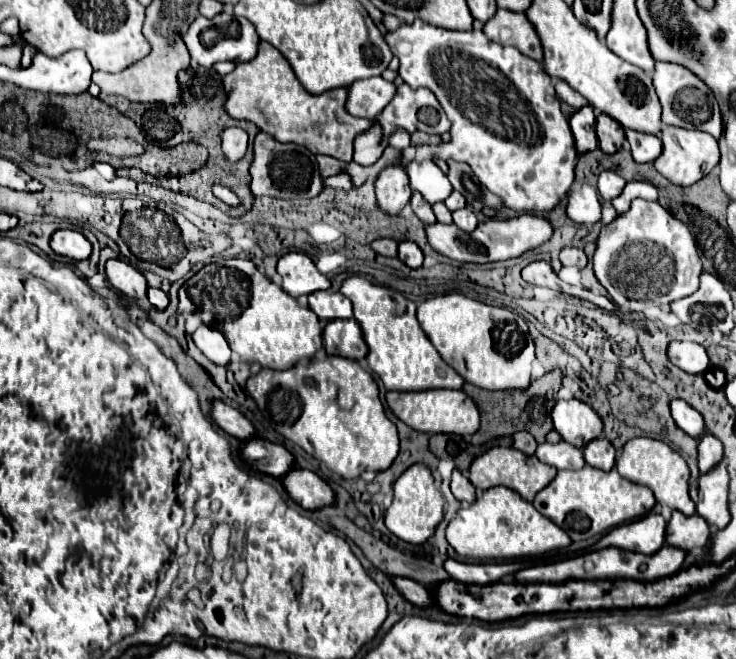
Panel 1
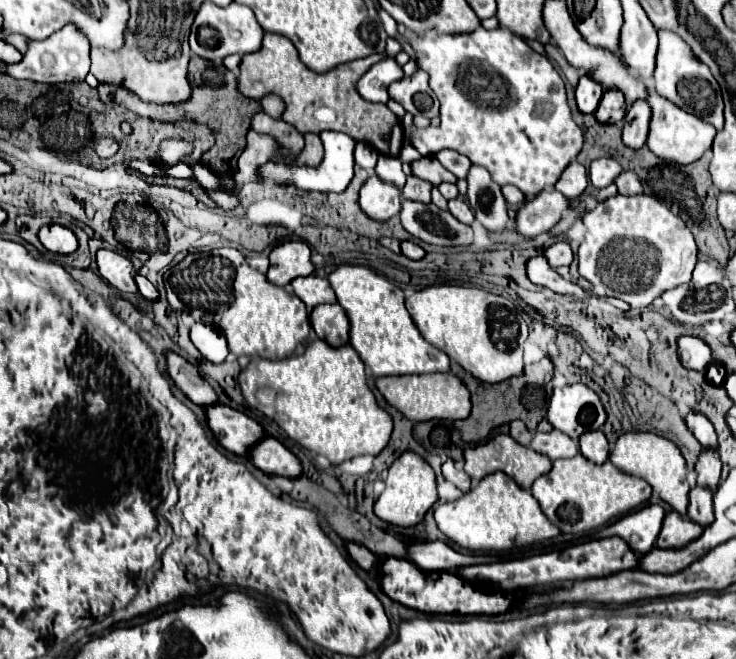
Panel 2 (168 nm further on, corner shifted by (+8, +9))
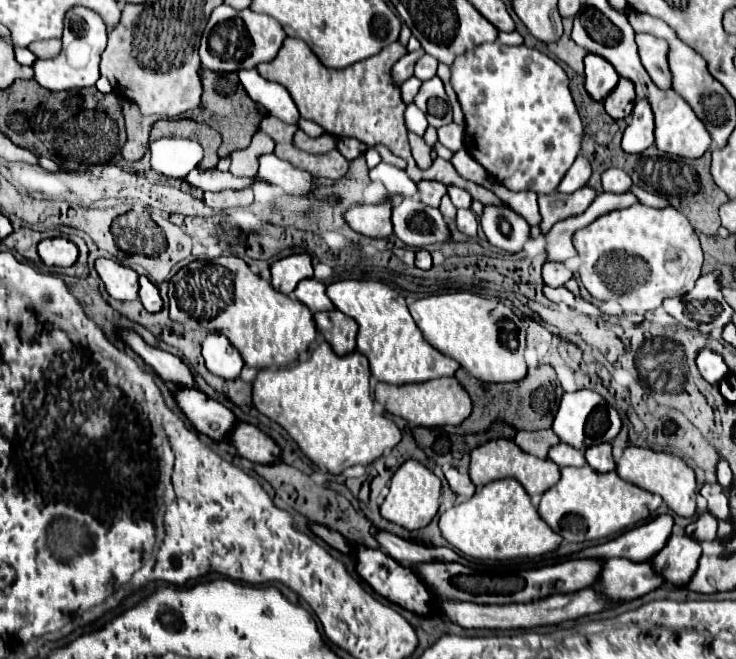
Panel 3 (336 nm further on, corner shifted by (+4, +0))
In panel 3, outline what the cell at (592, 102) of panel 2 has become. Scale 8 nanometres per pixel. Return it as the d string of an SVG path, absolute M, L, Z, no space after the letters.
M591 53L585 57L585 91L593 101L603 101L615 89L617 81L619 75L609 61Z

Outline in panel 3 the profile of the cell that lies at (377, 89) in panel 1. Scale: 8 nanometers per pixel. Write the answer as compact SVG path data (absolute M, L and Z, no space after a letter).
M407 53L393 65L391 79L393 79L395 87L401 87L413 75L413 65L417 59L419 59L419 53Z

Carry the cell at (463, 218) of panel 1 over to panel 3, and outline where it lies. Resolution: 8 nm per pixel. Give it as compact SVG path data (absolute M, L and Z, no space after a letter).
M459 209L457 211L457 227L459 227L459 231L463 231L463 233L467 233L471 237L477 235L479 223L477 223L475 213L471 209Z

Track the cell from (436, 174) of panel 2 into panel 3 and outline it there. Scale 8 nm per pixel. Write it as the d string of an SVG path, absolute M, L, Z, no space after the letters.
M287 37L283 41L277 57L269 63L257 65L257 71L261 77L283 85L289 91L291 99L295 101L301 117L321 125L329 135L349 135L349 137L359 139L367 147L385 145L393 155L405 159L407 175L415 183L419 183L423 179L431 179L431 181L439 181L443 185L461 187L473 199L479 199L481 203L499 203L499 199L491 191L461 179L455 173L453 165L445 159L437 157L435 165L431 165L425 171L421 171L415 165L411 151L409 151L408 130L403 121L405 105L401 101L399 89L391 85L391 75L389 75L393 63L397 63L397 59L403 57L405 53L407 53L405 47L401 47L399 43L391 43L389 47L385 47L385 51L377 53L375 57L369 57L361 63L355 63L355 65L349 65L349 67L337 71L337 69L323 67L319 63L319 59L313 55L313 51L309 51L309 45L305 45L305 41Z

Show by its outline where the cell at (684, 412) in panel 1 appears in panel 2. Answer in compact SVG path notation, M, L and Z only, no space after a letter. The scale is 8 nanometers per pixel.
M689 412L685 416L685 422L687 422L687 428L695 434L695 438L703 444L703 448L717 450L717 434L715 434L715 428L713 428L713 424L703 414Z

